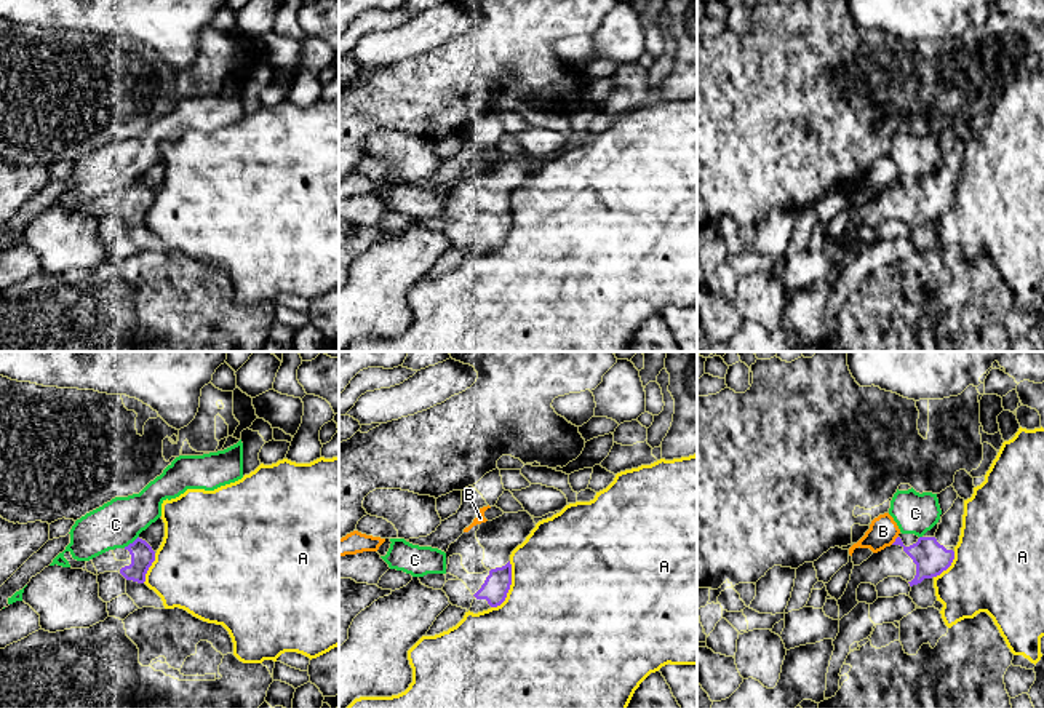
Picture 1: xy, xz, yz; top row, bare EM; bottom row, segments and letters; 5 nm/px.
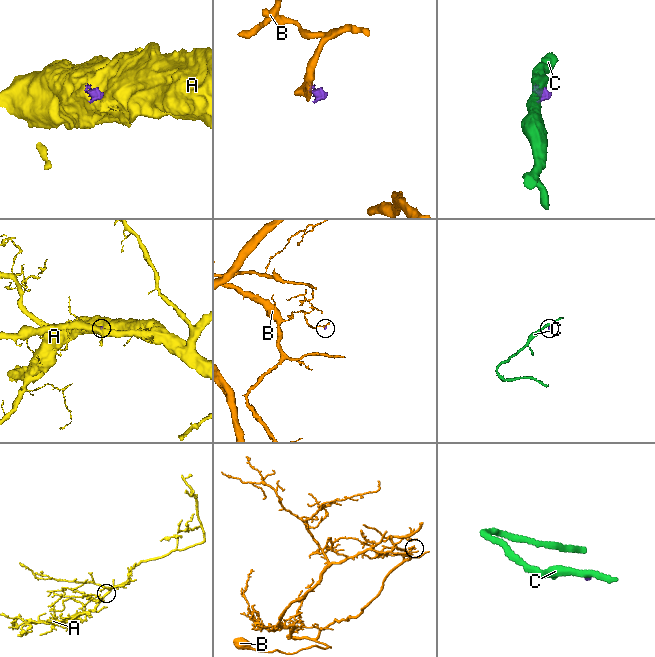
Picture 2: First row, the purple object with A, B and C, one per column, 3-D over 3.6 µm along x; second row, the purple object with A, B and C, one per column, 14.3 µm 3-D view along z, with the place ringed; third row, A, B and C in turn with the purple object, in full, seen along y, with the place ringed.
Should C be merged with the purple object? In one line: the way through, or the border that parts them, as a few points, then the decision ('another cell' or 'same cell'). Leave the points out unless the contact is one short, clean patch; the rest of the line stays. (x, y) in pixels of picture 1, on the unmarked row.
another cell

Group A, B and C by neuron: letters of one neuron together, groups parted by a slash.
A / B / C

